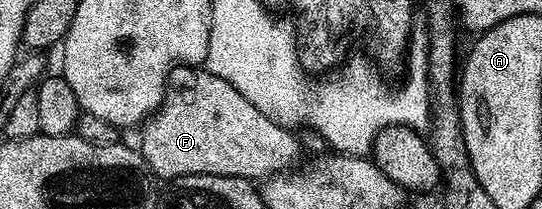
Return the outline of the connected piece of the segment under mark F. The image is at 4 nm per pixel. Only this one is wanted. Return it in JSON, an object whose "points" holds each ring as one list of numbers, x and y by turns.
{"points":[[174,67,169,76,167,94,162,107,147,120,143,131,141,154,152,175,174,181,186,175,232,175,252,181,266,181,273,175,292,170,299,159,299,139,294,130,277,125,257,105,249,105,237,89,221,81,206,69]]}

